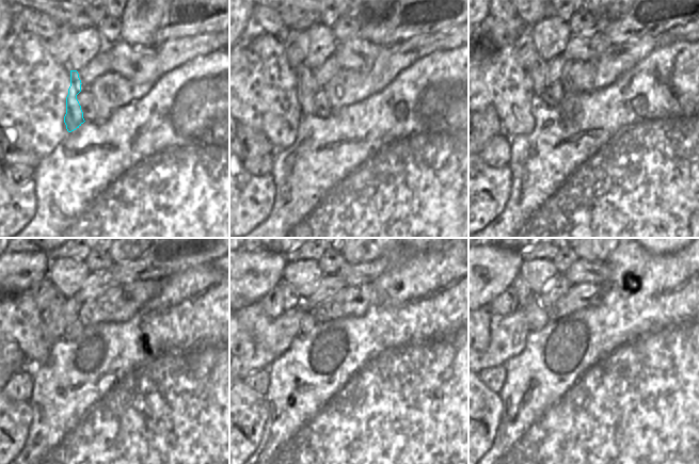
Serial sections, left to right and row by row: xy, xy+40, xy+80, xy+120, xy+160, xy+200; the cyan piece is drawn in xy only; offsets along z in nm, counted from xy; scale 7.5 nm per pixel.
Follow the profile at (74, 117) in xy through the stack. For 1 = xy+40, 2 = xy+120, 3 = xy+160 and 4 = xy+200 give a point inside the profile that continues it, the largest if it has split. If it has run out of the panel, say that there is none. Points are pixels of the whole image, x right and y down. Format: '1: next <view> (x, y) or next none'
1: next xy+40 (306, 84)
2: next xy+120 (53, 319)
3: next xy+160 (292, 303)
4: next xy+200 (525, 294)

